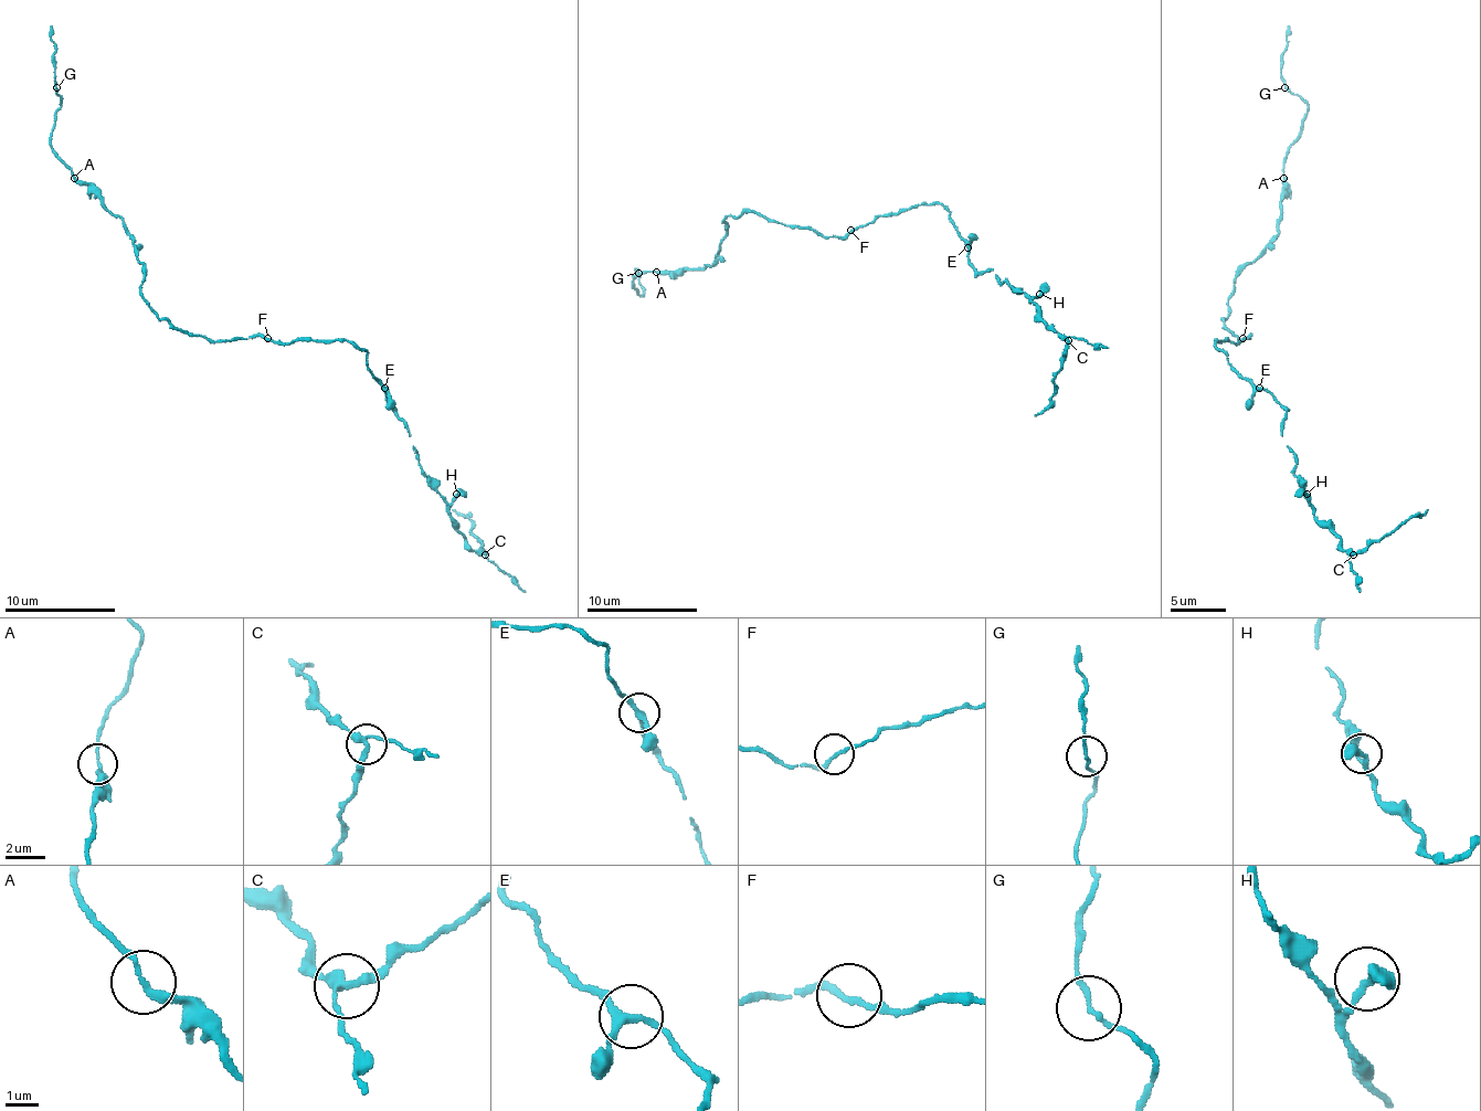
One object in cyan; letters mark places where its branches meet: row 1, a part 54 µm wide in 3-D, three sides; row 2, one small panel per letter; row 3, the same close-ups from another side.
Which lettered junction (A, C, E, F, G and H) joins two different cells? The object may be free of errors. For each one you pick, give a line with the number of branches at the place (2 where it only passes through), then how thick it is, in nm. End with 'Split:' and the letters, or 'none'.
C: Branches: 3. Thickness 280 nm
Split: C

